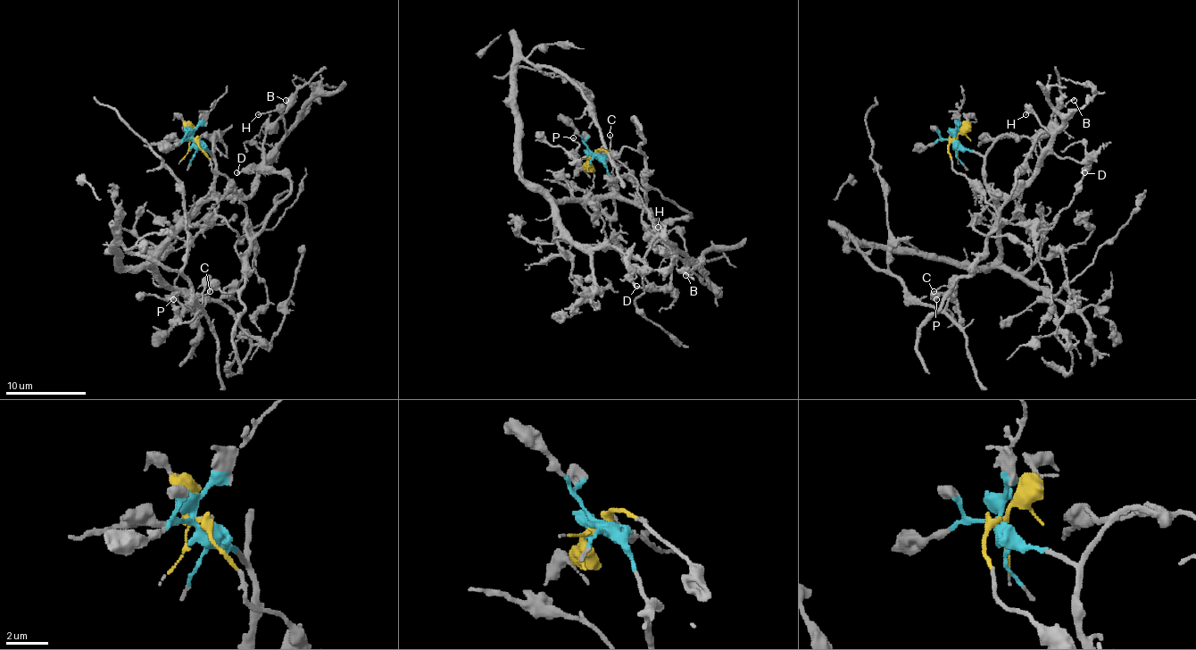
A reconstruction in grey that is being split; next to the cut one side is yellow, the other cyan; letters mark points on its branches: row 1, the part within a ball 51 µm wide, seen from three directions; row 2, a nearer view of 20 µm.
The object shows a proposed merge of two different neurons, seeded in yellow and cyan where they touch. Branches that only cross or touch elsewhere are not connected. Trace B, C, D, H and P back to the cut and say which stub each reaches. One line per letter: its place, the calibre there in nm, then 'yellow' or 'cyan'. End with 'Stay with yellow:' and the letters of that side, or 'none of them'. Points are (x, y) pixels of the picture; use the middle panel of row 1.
B: (685, 275) | 110 nm | yellow
C: (610, 135) | 120 nm | yellow
D: (636, 286) | 240 nm | cyan
H: (658, 227) | 120 nm | cyan
P: (573, 137) | 150 nm | cyan
Stay with yellow: B, C

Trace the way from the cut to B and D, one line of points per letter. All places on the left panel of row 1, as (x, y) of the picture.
B: (195, 139), (227, 178), (254, 237), (290, 189), (264, 163), (262, 143), (286, 99)
D: (195, 141), (214, 159), (219, 194), (248, 195), (259, 167), (274, 154), (266, 163), (236, 173)

